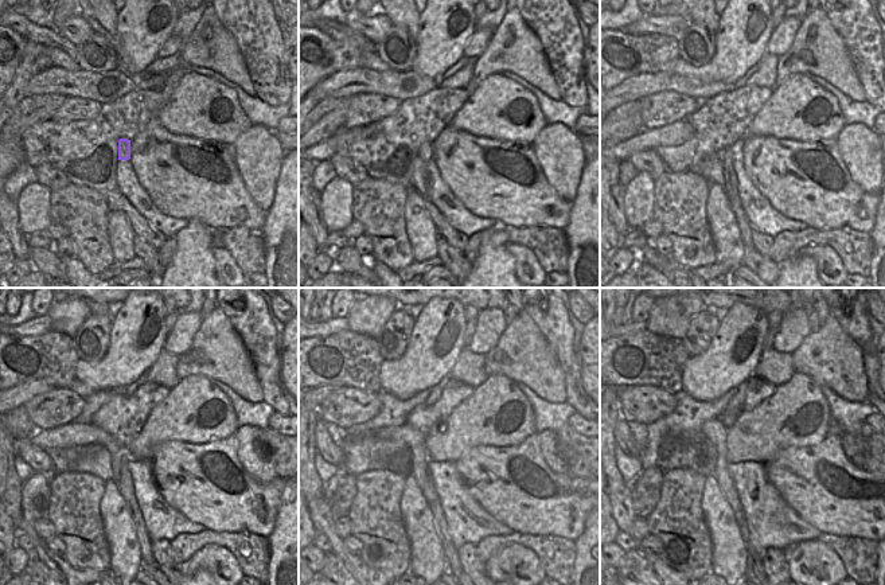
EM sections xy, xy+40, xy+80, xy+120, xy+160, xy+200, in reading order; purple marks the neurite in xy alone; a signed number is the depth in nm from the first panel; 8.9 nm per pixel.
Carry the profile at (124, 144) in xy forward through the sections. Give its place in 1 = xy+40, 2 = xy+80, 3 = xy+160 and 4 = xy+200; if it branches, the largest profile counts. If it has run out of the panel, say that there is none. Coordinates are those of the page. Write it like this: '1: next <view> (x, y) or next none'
1: next xy+40 (425, 149)
2: next xy+80 (726, 156)
3: next xy+160 (440, 523)
4: next xy+200 (756, 561)

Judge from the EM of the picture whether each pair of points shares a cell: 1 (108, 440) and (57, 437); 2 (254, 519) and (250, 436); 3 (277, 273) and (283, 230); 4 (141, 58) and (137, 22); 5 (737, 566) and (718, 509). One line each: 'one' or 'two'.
1: one
2: two
3: one
4: one
5: one

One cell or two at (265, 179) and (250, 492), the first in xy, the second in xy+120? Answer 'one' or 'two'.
two

